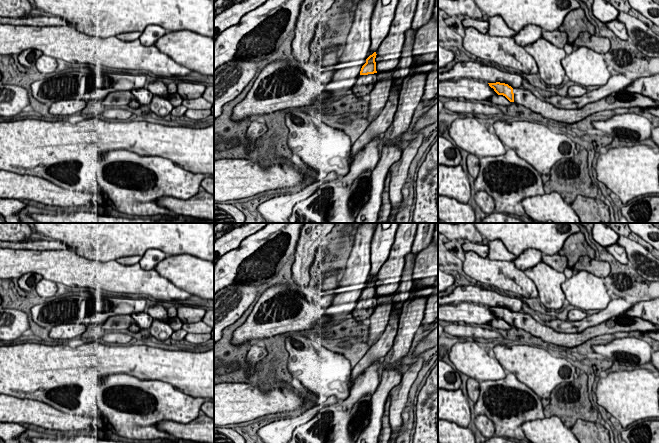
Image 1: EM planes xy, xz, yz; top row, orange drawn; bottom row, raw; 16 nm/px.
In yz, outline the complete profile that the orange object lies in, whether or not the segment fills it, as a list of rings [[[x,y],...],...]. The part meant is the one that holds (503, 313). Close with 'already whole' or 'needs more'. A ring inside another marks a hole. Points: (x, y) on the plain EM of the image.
[[[488,307],[498,319],[505,320],[510,326],[522,329],[535,337],[542,339],[547,345],[554,347],[572,348],[584,342],[607,334],[630,334],[638,331],[641,333],[659,331],[659,326],[638,317],[618,315],[597,326],[585,329],[581,333],[561,333],[549,326],[542,324],[525,312],[513,313],[505,307]]] | needs more

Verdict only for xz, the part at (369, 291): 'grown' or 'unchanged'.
grown

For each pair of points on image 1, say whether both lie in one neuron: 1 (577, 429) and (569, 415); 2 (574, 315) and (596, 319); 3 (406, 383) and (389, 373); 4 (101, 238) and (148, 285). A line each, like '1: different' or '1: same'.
1: different
2: different
3: different
4: different

